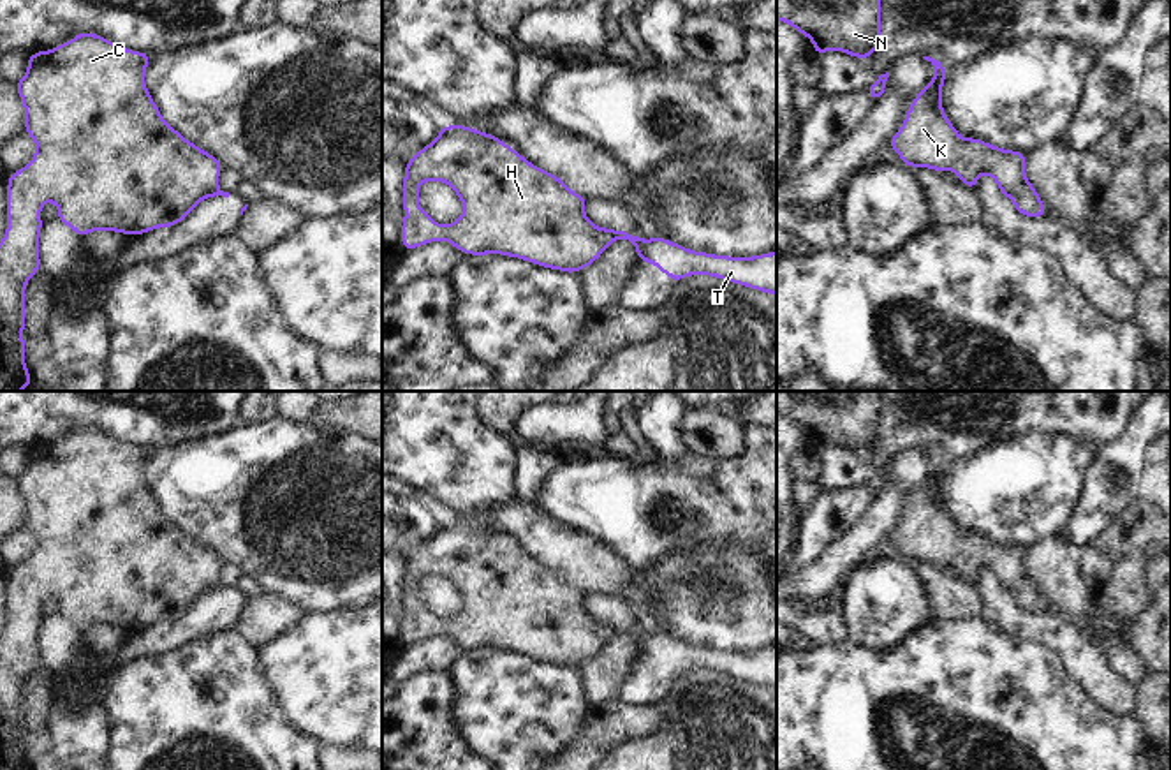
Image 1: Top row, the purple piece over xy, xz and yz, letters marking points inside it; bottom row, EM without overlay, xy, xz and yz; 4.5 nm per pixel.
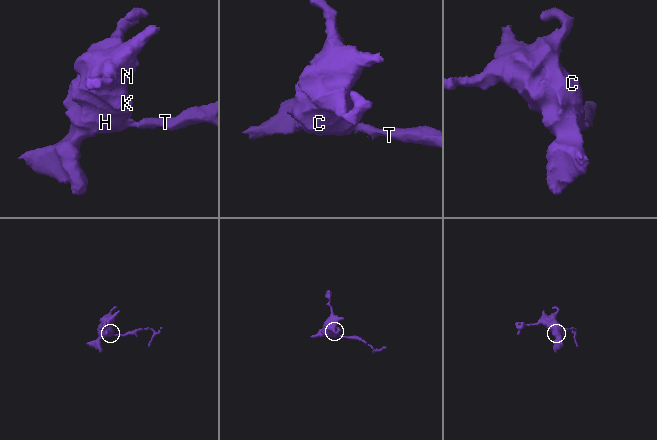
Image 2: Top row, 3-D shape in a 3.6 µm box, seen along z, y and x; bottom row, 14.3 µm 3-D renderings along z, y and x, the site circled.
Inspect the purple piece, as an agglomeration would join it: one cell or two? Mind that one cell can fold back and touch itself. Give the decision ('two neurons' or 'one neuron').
two neurons

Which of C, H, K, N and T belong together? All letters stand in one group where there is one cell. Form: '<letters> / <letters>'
C H K N / T

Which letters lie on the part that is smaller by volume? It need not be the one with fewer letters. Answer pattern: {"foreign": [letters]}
{"foreign": ["T"]}

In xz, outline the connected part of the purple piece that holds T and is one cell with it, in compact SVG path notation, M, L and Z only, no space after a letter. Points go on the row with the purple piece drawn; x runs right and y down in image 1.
M599 229L611 233L615 240L629 240L637 250L637 261L657 266L673 284L689 275L706 275L777 294L777 252L750 257L715 255L685 248L662 236L643 240L623 229Z

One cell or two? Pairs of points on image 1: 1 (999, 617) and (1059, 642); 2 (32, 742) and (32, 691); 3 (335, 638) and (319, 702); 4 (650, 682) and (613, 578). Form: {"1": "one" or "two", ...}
{"1": "one", "2": "one", "3": "one", "4": "two"}

